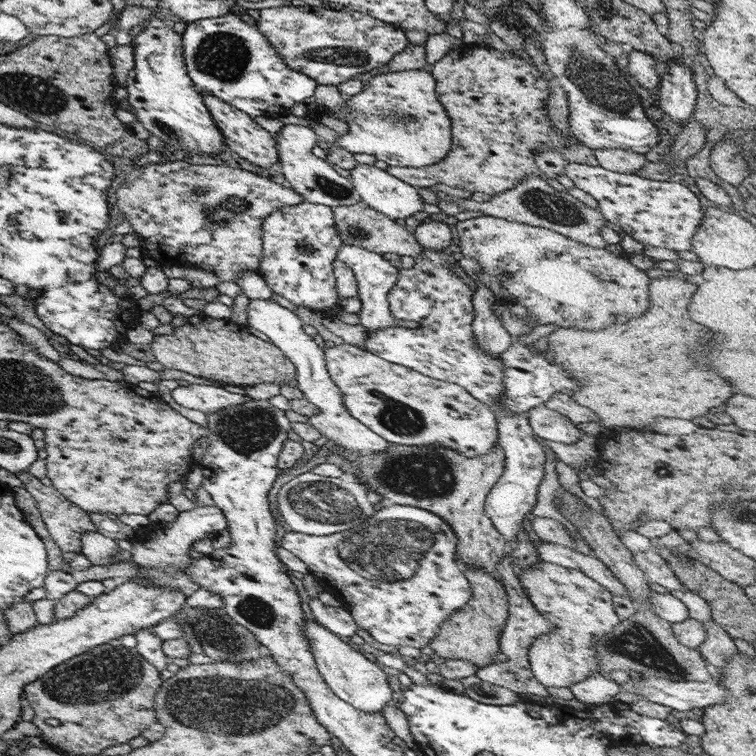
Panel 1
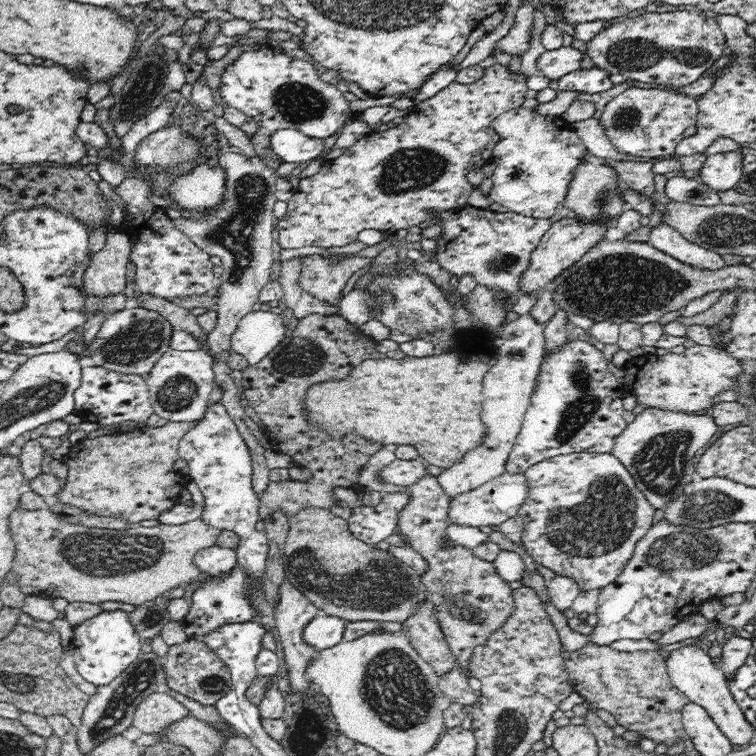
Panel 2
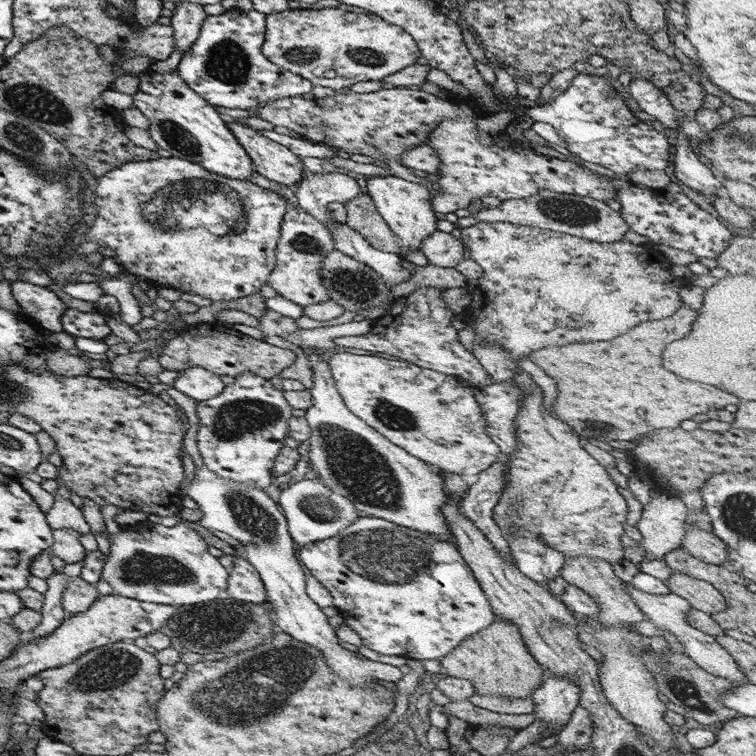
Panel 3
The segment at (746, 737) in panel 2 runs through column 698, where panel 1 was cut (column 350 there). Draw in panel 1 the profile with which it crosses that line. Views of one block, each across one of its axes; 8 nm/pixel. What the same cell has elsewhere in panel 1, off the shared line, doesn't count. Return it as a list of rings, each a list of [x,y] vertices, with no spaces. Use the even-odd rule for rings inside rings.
[[[305,616],[305,634],[303,635],[306,635],[310,641],[320,676],[338,698],[364,712],[383,712],[386,704],[392,702],[392,689],[386,679],[386,674],[390,672],[388,669],[383,668],[347,640],[330,632],[327,628],[320,627],[313,617]]]

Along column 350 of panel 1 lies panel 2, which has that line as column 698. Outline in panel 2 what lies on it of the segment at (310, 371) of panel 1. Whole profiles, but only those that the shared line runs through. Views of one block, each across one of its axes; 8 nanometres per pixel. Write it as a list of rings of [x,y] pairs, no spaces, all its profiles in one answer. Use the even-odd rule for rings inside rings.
[[[644,408],[635,418],[618,436],[611,453],[633,476],[636,488],[642,491],[646,500],[656,510],[662,510],[668,502],[682,496],[687,484],[692,482],[696,470],[691,460],[702,446],[708,446],[719,426],[708,412],[692,416],[661,408]]]

